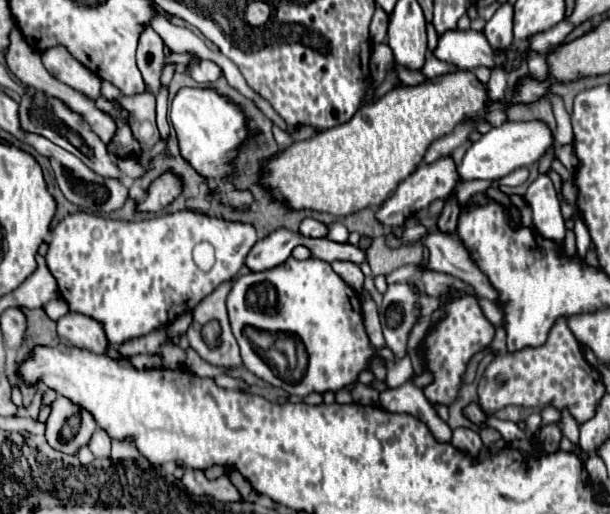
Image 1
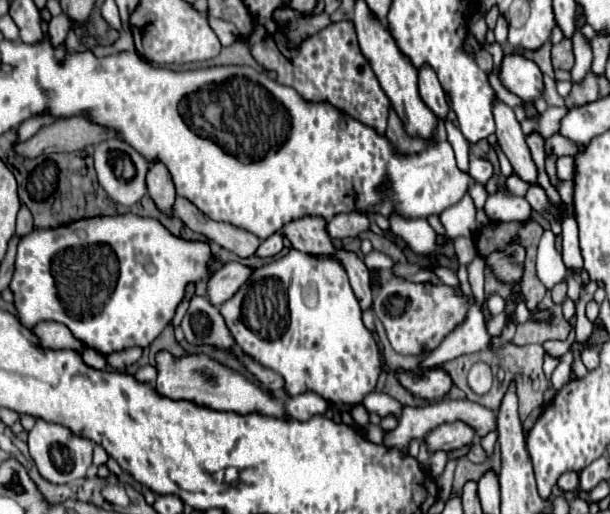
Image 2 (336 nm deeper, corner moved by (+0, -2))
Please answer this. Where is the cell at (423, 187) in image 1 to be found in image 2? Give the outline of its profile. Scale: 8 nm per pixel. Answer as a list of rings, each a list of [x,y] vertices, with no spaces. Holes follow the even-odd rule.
[[[341,213],[327,221],[325,229],[331,239],[357,237],[361,231],[369,229],[369,217],[365,213]]]

